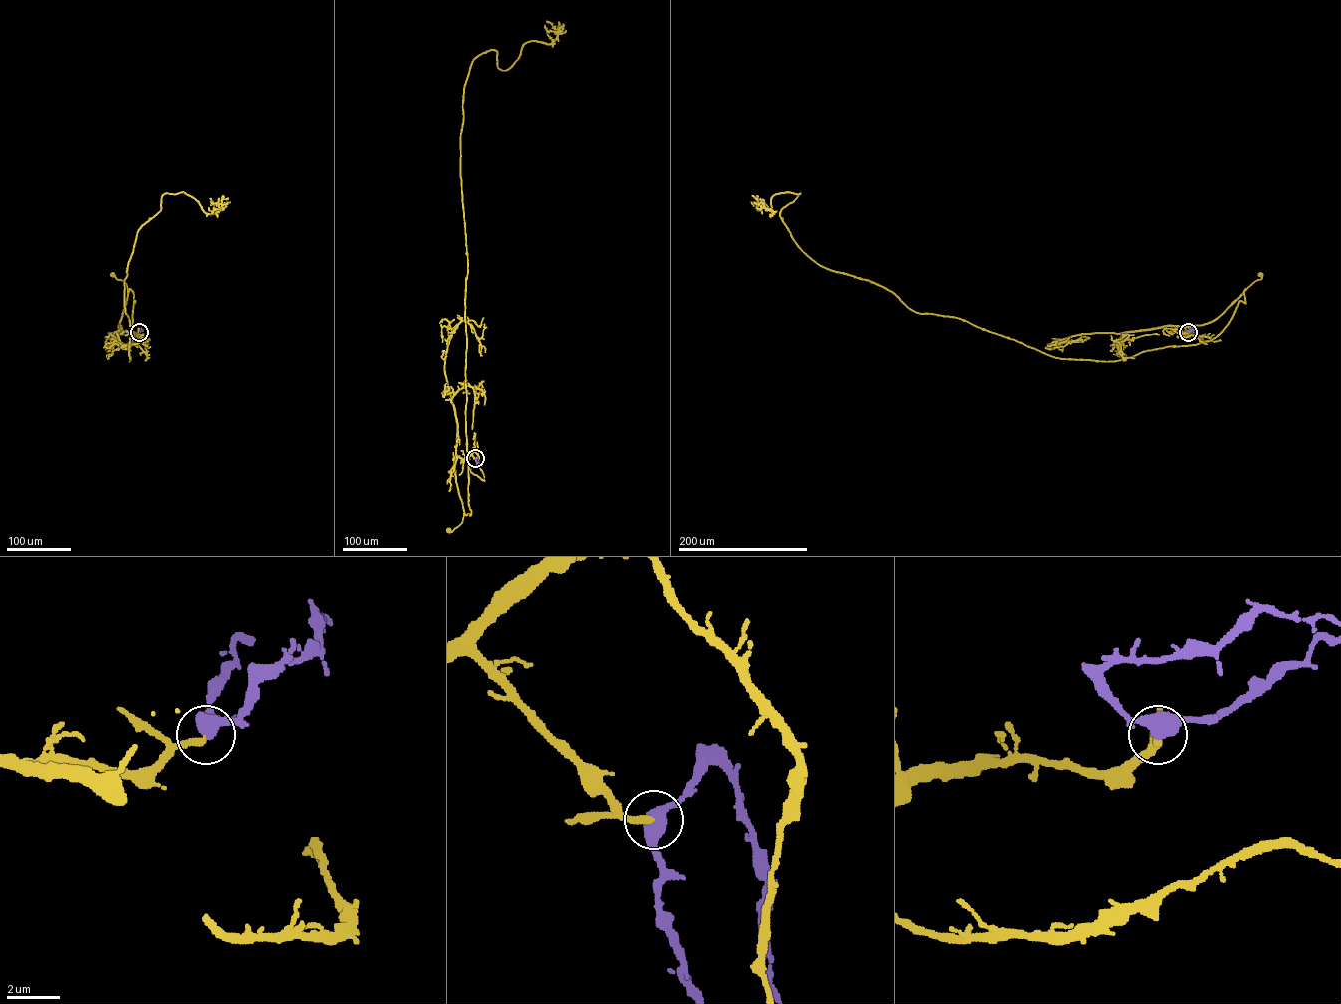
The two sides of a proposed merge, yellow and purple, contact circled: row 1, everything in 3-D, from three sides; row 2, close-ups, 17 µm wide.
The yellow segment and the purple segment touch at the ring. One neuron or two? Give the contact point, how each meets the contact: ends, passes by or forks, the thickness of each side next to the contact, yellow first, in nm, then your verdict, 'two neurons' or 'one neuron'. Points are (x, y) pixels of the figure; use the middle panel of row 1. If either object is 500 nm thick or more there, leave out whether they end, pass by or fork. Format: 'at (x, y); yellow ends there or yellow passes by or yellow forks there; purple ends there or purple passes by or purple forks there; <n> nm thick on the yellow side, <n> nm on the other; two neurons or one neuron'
at (475, 458); 260 nm thick on the yellow side, 500 nm on the other; one neuron

